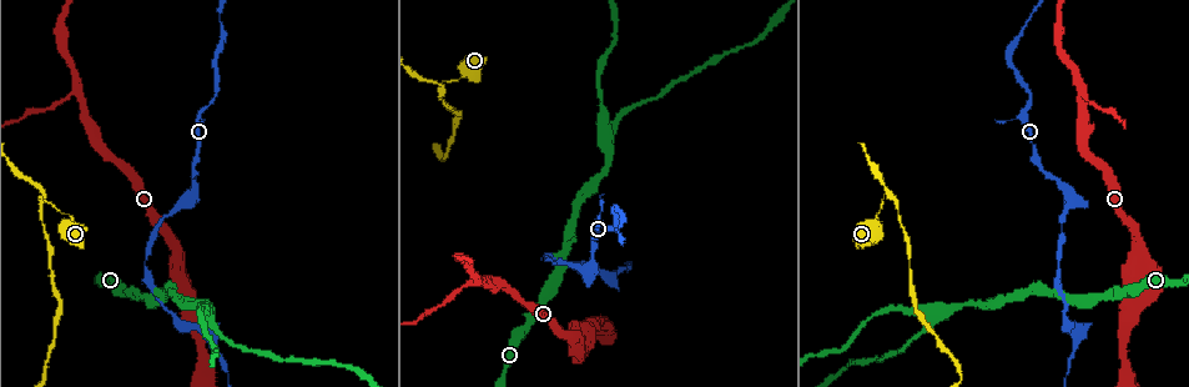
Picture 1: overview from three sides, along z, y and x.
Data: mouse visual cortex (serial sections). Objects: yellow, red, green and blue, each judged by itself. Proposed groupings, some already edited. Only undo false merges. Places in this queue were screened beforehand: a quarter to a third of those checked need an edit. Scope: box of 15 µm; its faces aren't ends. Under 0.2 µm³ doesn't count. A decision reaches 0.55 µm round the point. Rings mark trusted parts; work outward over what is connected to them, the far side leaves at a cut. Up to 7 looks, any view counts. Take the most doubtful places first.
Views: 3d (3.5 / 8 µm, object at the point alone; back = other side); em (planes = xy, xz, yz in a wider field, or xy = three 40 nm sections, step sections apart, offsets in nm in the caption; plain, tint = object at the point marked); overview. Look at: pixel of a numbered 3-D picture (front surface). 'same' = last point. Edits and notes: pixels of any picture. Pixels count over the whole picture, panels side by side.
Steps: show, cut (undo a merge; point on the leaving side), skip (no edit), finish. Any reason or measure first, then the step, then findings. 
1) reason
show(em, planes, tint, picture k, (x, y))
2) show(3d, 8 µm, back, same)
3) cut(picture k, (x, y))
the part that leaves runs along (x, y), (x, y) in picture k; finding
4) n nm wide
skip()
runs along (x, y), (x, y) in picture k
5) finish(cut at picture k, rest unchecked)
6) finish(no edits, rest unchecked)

sharp bend
show(3d, 3.5 µm, back, picture 1, (41, 196))

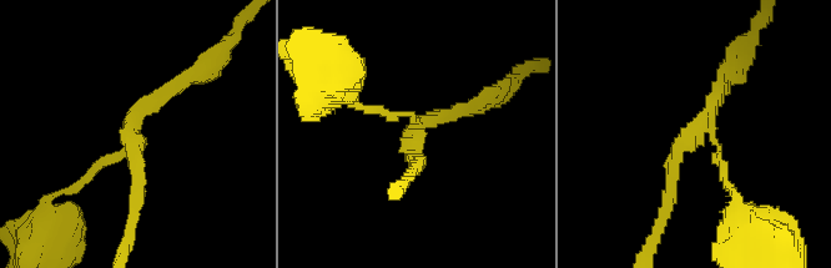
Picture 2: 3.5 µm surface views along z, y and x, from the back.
3 arms; arms of 150, 150, 200 nm; shape alone is not enough
show(em, xy, step 2, tint, picture 2, (703, 127))

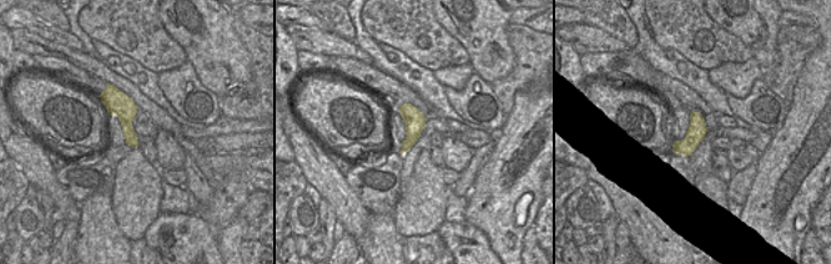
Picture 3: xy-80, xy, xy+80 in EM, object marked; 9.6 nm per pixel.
skip()
runs along (359, 107), (409, 116), (417, 165) in picture 2; all the same cell

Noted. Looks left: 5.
sharp bend
show(3d, 3.5 µm, back, picture 1, (477, 281))

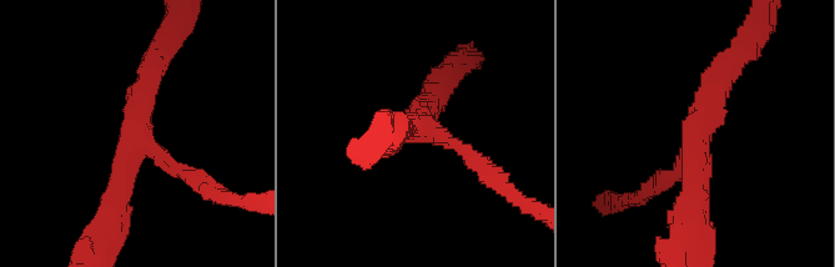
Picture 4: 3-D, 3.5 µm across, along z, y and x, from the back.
3 arms; arms of 200, 350, 350 nm; now the EM
show(em, xy, step 5, tint, picture 4, (136, 142))

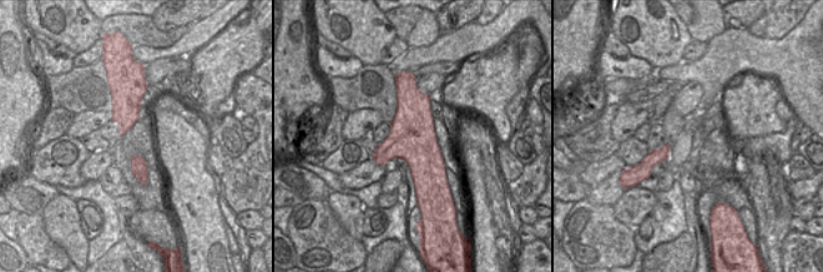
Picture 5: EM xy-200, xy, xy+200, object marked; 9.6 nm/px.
show(em, xy, step 1, tint, same)

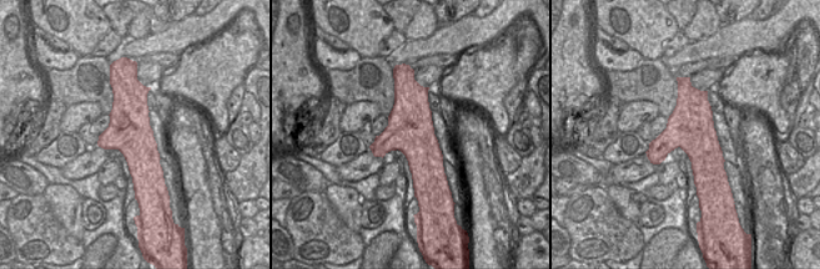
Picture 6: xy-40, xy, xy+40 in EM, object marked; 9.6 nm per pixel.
skip()
one cell here

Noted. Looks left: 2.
finish(no edits, rest unchecked)

